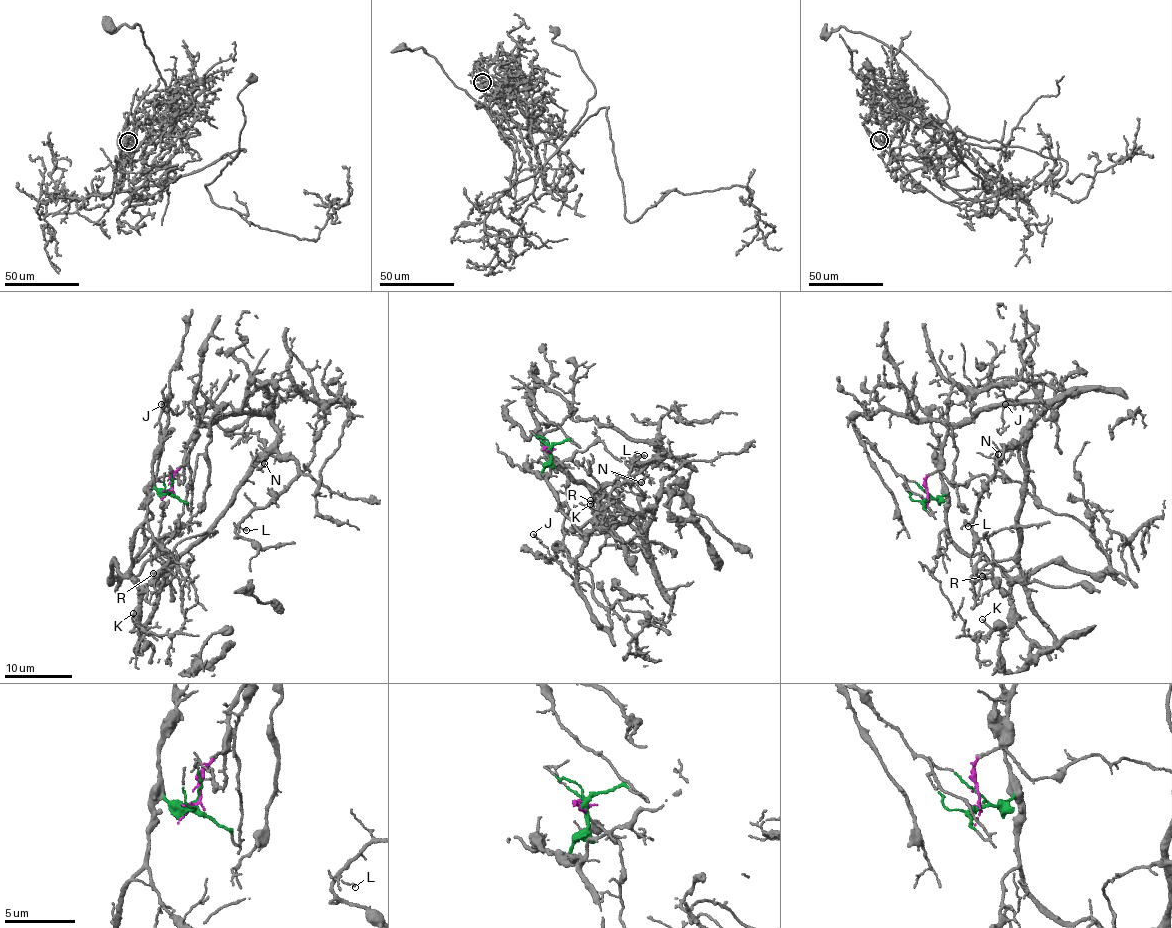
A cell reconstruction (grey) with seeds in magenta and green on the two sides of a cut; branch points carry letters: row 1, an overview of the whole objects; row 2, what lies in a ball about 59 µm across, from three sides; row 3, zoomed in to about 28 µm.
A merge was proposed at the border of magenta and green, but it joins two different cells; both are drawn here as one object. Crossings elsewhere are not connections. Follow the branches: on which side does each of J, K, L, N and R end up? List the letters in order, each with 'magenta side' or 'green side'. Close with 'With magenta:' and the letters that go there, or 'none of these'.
J: green side
K: green side
L: magenta side
N: magenta side
R: green side
With magenta: L, N

